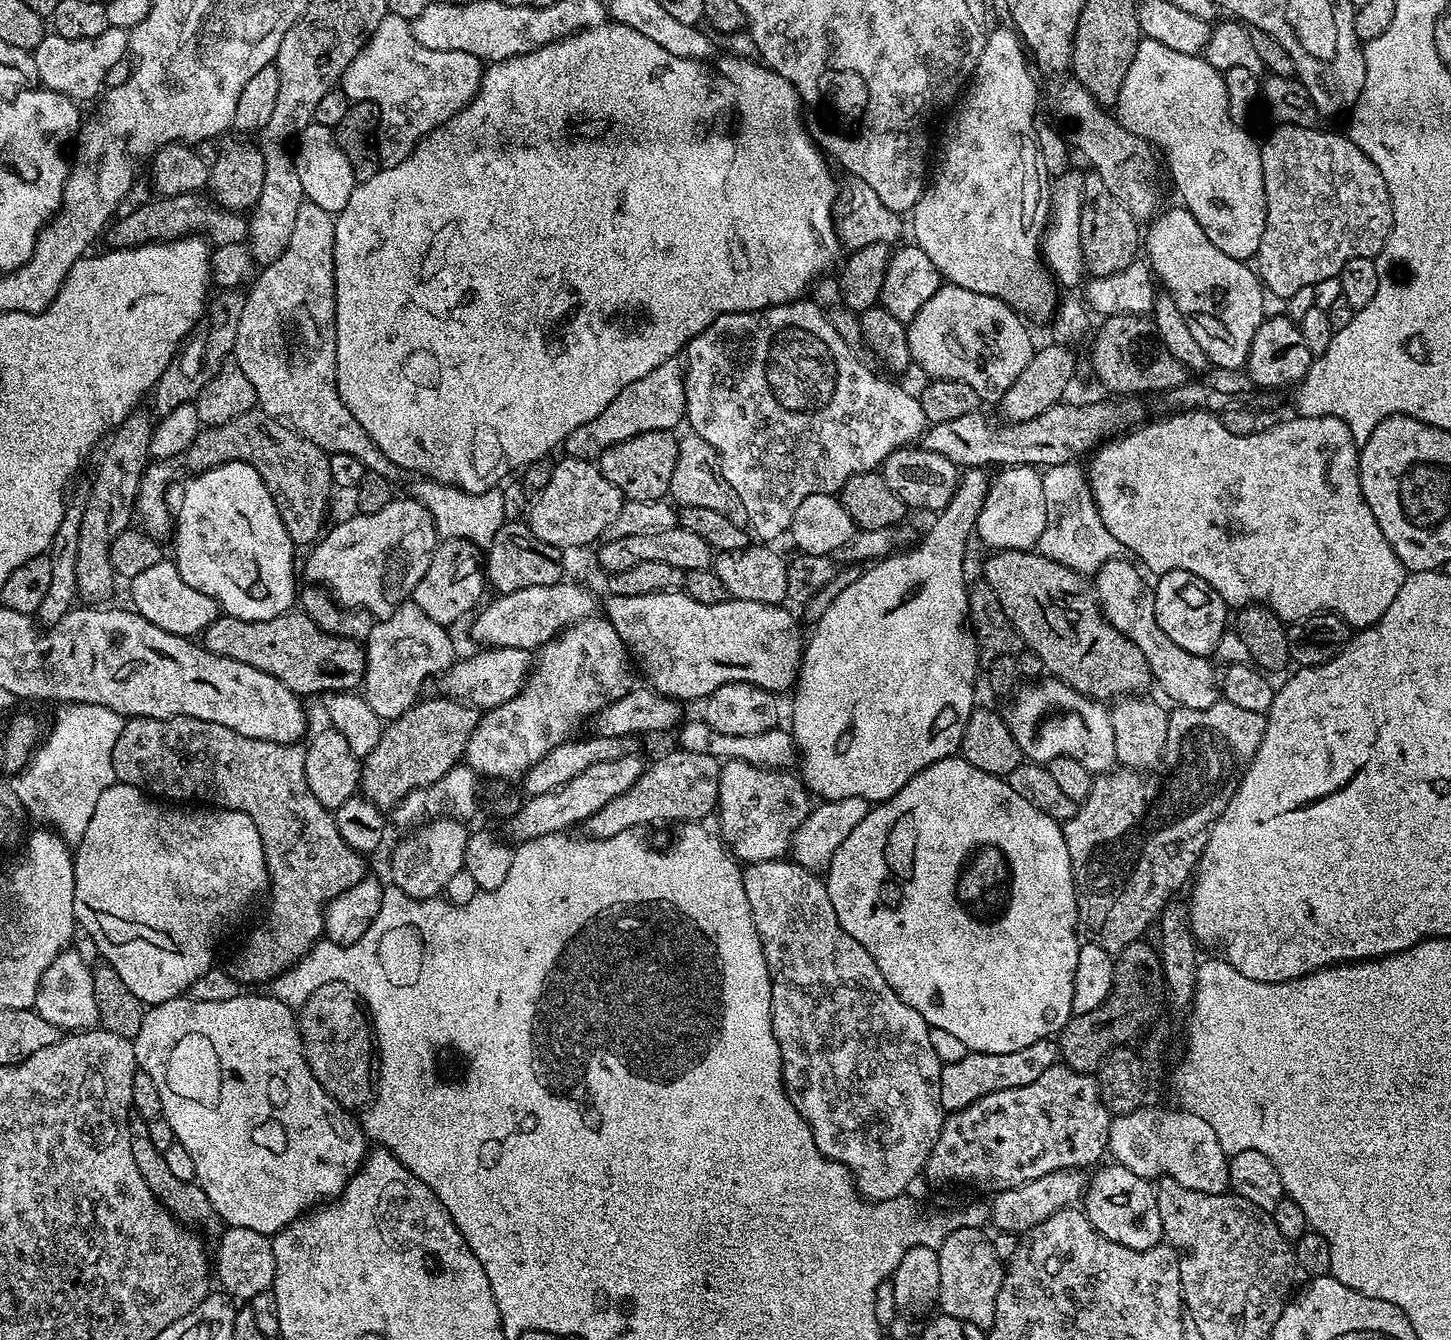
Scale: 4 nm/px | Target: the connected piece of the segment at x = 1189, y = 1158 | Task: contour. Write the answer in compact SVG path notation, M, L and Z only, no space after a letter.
M1141 1106L1133 1112L1113 1115L1108 1139L1111 1159L1149 1182L1169 1176L1174 1178L1174 1182L1182 1182L1182 1186L1202 1194L1227 1193L1229 1157L1222 1150L1214 1129L1203 1118L1198 1118L1198 1114L1175 1107L1148 1107Z

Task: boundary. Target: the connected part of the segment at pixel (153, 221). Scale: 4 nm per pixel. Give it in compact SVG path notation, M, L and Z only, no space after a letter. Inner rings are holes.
M195 192L182 193L181 196L160 196L153 198L149 204L136 206L128 217L117 219L107 229L109 245L112 248L133 248L135 244L178 240L193 234L203 234L215 246L245 243L248 239L247 219L241 213L230 212L215 202L204 201L202 196Z

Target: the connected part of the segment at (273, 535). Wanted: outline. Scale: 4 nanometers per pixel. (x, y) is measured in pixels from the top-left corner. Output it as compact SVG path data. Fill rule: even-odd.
M231 460L197 471L195 475L193 480L185 482L180 509L174 512L174 563L178 574L182 574L182 582L213 596L226 616L264 620L288 612L298 600L298 556L296 560L290 534L286 534L278 506L270 498L270 490L266 490L266 482L262 482L258 470L252 464Z

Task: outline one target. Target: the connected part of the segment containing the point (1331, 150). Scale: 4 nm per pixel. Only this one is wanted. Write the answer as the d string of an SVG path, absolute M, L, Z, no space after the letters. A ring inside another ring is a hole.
M1276 124L1273 132L1260 144L1260 157L1262 158L1262 182L1264 183L1264 205L1266 206L1266 226L1262 230L1262 242L1258 246L1254 257L1255 267L1265 288L1269 288L1285 298L1297 293L1307 284L1322 282L1322 278L1339 276L1342 266L1350 262L1350 258L1375 258L1382 250L1382 246L1388 240L1392 232L1392 199L1386 190L1386 182L1382 182L1382 174L1378 174L1378 168L1347 135L1336 132L1323 132L1316 126L1303 128L1297 124Z

